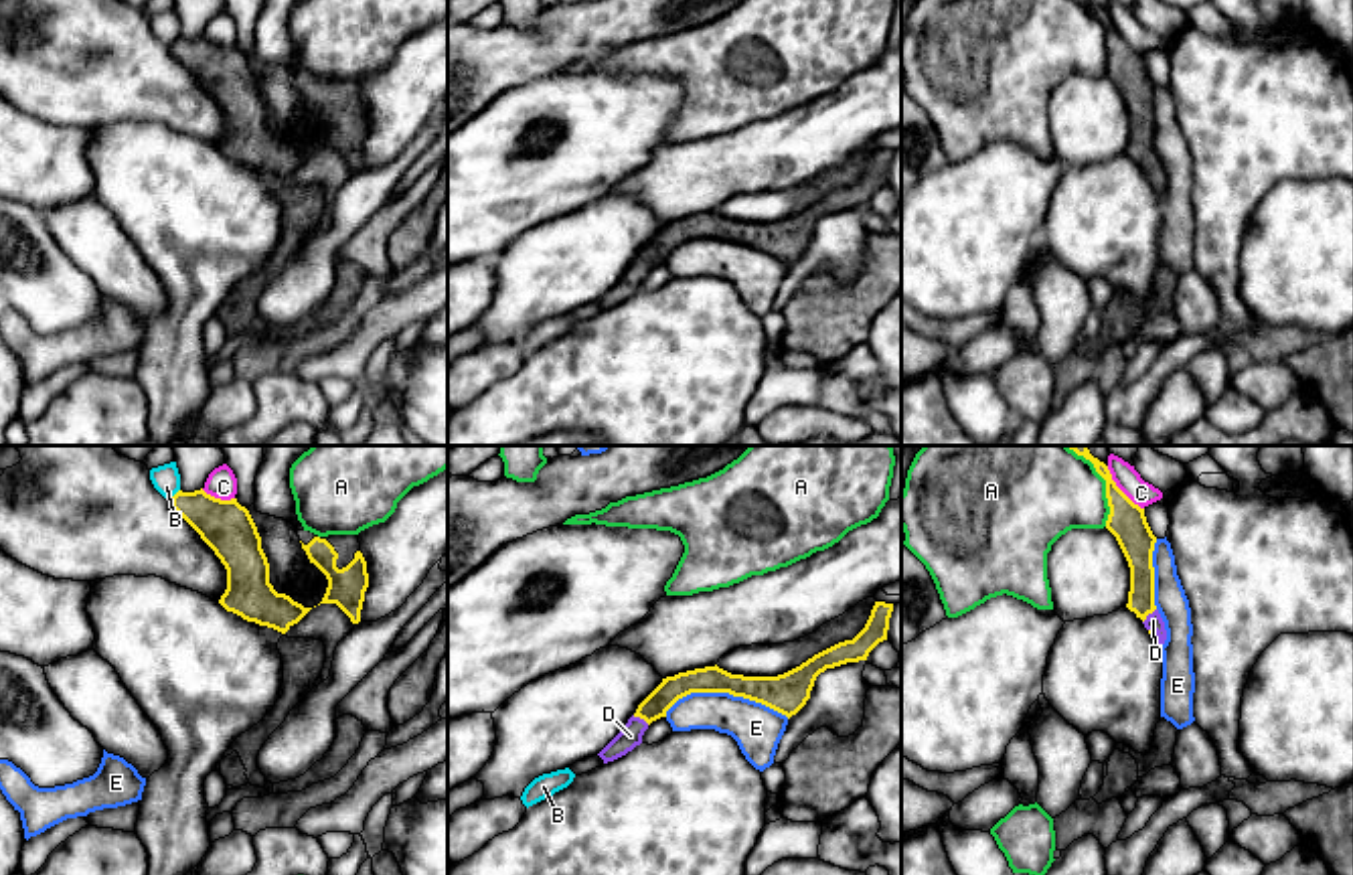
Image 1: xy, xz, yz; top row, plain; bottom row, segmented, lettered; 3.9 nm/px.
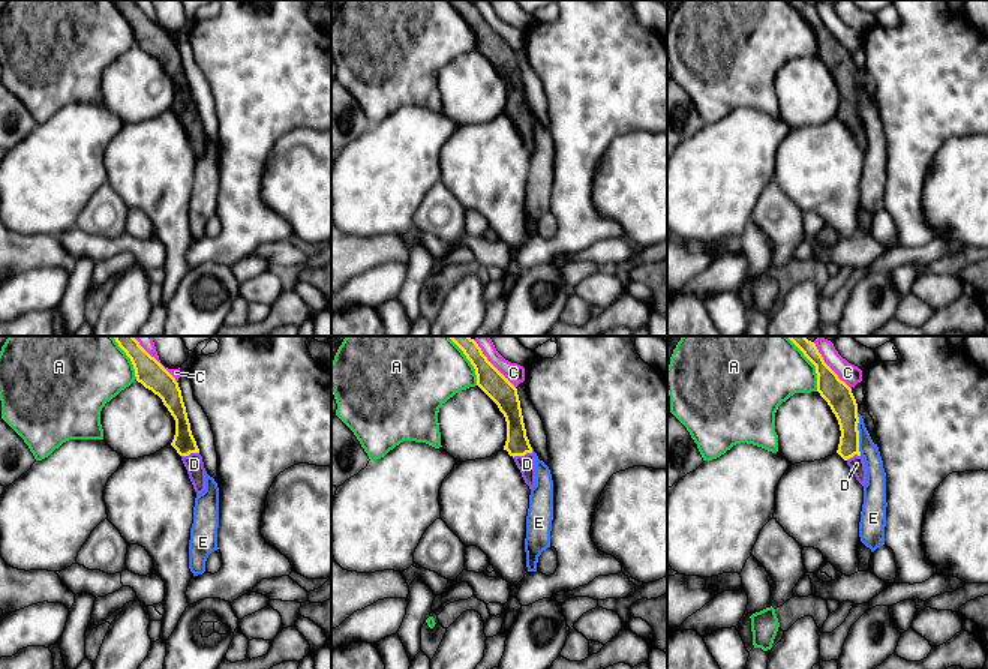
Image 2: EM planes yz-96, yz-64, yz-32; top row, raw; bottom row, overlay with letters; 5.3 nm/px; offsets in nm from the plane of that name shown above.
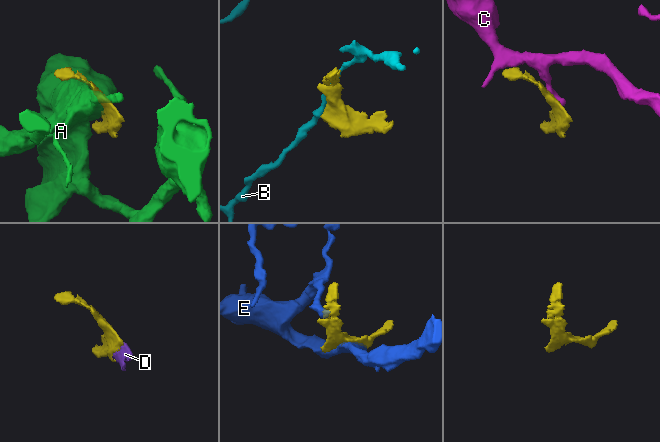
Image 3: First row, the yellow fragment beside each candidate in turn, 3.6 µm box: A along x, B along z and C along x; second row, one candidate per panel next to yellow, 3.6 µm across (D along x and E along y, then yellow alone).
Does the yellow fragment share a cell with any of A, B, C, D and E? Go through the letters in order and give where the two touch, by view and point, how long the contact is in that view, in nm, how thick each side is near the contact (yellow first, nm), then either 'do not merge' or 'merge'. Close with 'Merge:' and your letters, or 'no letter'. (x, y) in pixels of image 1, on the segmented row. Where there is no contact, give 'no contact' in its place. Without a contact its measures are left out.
A: meets yellow in yz at (1106, 483); contact 360 nm long; 150 nm thick on the yellow side, 380 nm on the other; do not merge
B: meets yellow in xy at (175, 495); contact 70 nm long; 200 nm thick on the yellow side, 110 nm on the other; do not merge
C: meets yellow in yz at (1119, 489); contact 220 nm long; 150 nm thick on the yellow side, 100 nm on the other; do not merge
D: meets yellow in xz at (641, 718); contact 80 nm long; 100 nm thick on the yellow side, 90 nm on the other; merge
E: meets yellow in xz at (728, 691); contact 500 nm long; 160 nm thick on the yellow side, 190 nm on the other; do not merge
Merge: D

